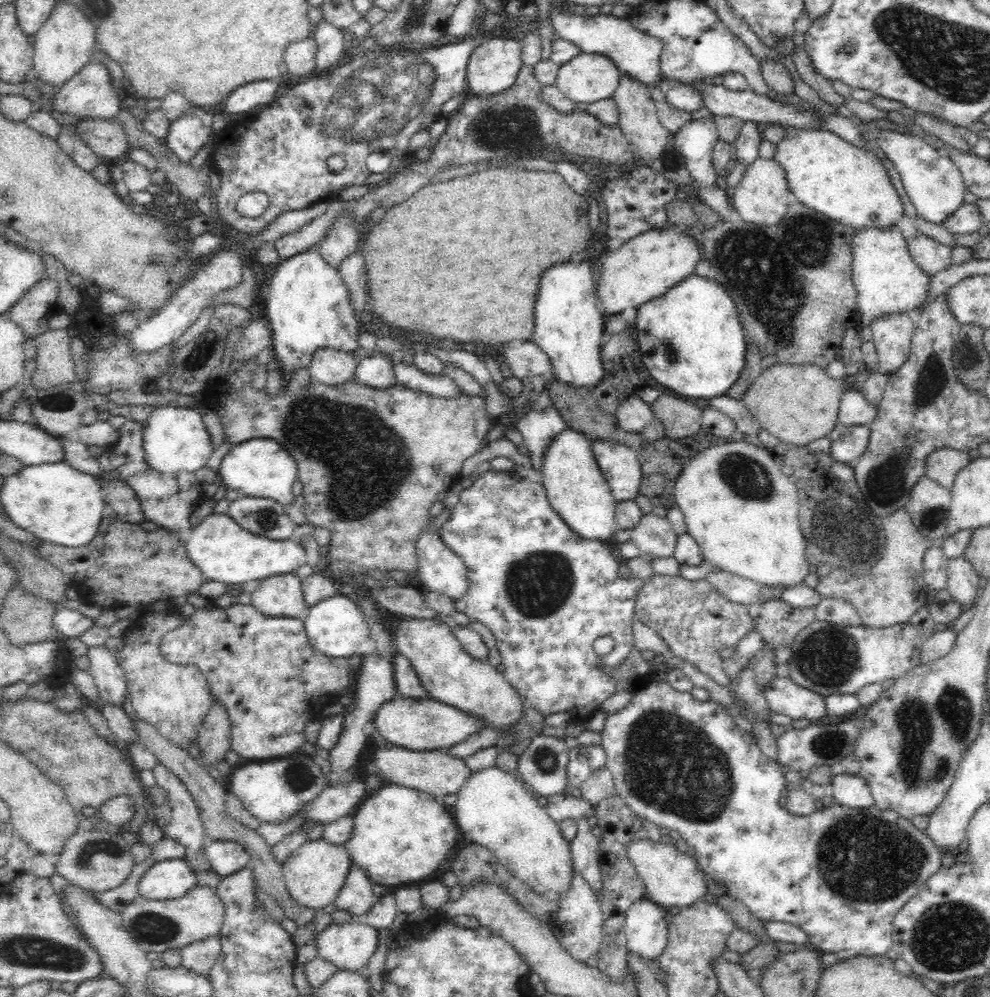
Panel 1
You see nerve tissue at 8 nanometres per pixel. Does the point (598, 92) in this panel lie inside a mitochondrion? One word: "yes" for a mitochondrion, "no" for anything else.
no

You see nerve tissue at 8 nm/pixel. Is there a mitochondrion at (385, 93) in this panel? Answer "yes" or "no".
yes

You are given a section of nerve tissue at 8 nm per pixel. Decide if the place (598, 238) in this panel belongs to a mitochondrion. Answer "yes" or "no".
no

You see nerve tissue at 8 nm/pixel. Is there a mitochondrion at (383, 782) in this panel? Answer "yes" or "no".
no

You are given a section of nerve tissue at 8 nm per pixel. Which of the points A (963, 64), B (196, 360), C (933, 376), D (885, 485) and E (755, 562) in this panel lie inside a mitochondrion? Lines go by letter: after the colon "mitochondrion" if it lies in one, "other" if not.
A: mitochondrion
B: mitochondrion
C: mitochondrion
D: mitochondrion
E: other

